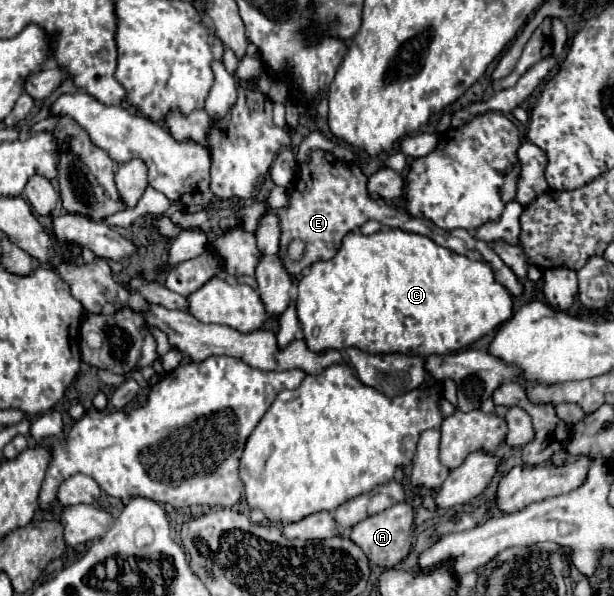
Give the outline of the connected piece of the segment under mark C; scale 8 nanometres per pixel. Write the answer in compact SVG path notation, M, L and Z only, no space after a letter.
M382 228L376 234L364 236L364 234L346 234L346 238L342 238L342 244L338 248L338 254L332 260L324 260L324 262L314 262L308 268L308 274L300 278L298 282L298 296L296 296L296 314L298 320L302 324L302 332L304 332L304 340L308 344L308 348L312 352L324 352L328 348L334 350L346 350L346 348L360 348L364 352L370 354L392 354L392 352L400 352L400 354L410 354L410 356L430 356L430 354L448 354L448 352L456 352L462 350L466 346L470 346L472 342L480 340L482 336L490 334L494 328L498 328L502 322L506 322L512 316L512 298L510 292L496 282L490 266L486 266L484 262L478 260L470 260L466 256L454 254L452 250L446 250L438 244L434 244L430 238L422 238L422 234L412 234L412 232L404 232L398 228Z

